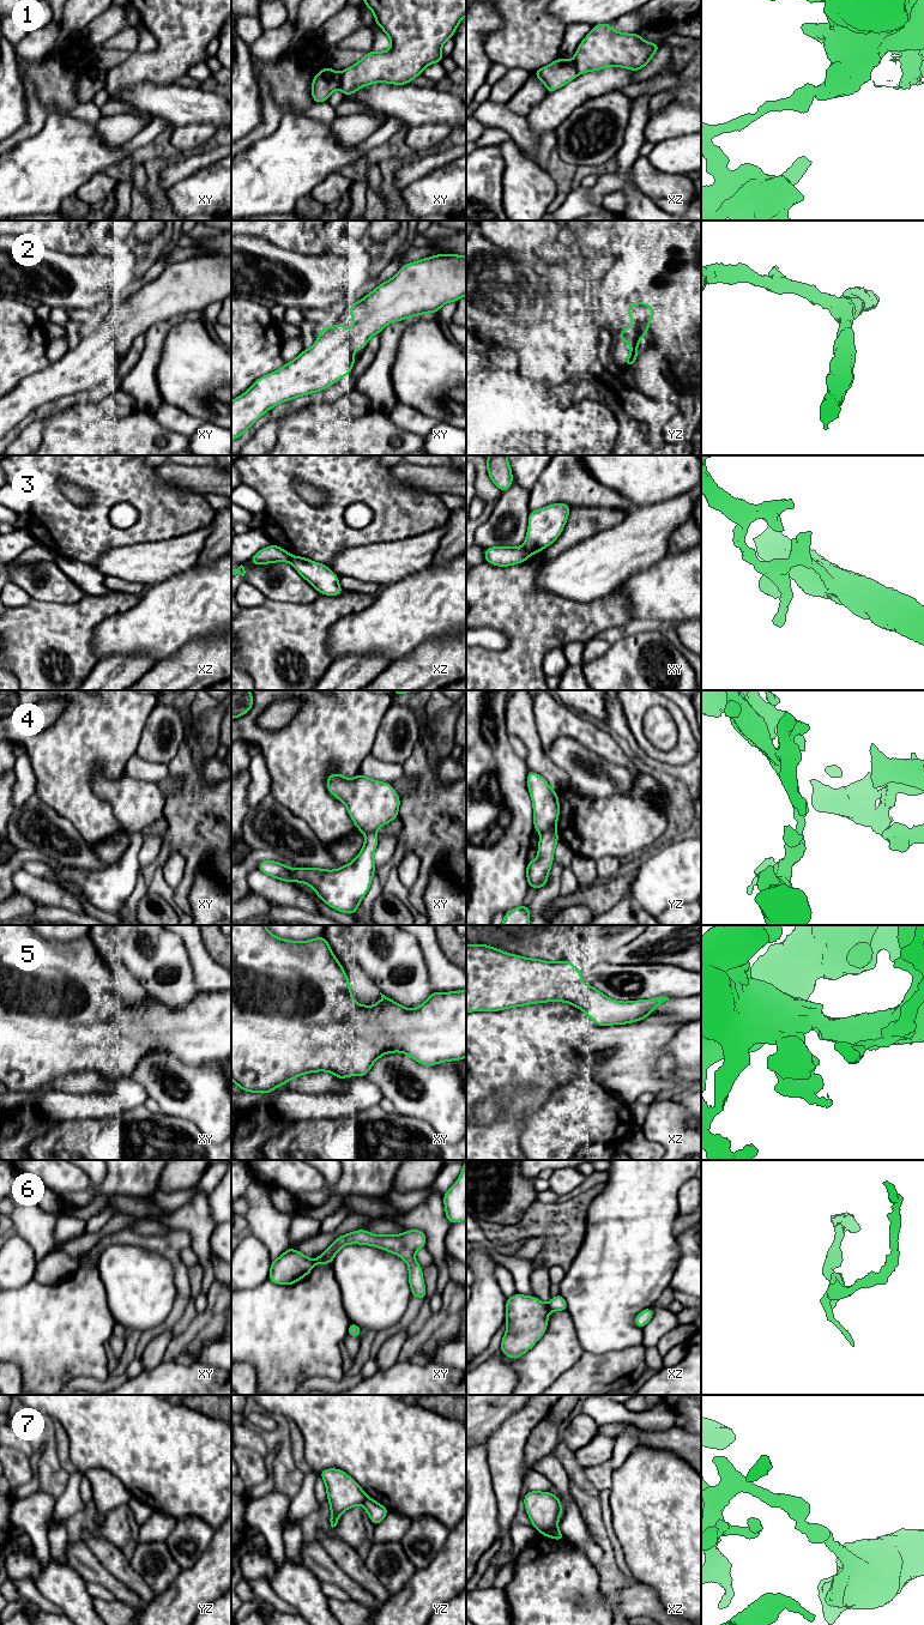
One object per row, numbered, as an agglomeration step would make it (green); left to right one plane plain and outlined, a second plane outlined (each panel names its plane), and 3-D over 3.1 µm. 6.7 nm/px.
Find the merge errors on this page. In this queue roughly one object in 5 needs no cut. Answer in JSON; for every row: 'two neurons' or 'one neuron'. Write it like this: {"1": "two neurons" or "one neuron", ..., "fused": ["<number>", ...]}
{"1": "two neurons", "2": "one neuron", "3": "two neurons", "4": "two neurons", "5": "one neuron", "6": "two neurons", "7": "two neurons", "fused": ["1", "3", "4", "6", "7"]}

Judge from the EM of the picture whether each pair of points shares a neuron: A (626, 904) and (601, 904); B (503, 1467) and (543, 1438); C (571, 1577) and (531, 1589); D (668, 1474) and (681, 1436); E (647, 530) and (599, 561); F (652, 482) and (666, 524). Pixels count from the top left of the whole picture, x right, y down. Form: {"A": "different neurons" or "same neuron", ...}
{"A": "different neurons", "B": "different neurons", "C": "same neuron", "D": "different neurons", "E": "same neuron", "F": "different neurons"}

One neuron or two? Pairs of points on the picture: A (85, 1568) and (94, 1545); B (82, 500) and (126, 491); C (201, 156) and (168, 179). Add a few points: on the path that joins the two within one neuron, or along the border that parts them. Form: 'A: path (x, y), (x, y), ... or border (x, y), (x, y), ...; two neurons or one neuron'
A: path (91, 1562), (94, 1559), (94, 1551); one neuron
B: border (68, 482), (88, 489), (92, 494), (92, 501); two neurons
C: path (193, 163), (176, 173); one neuron

